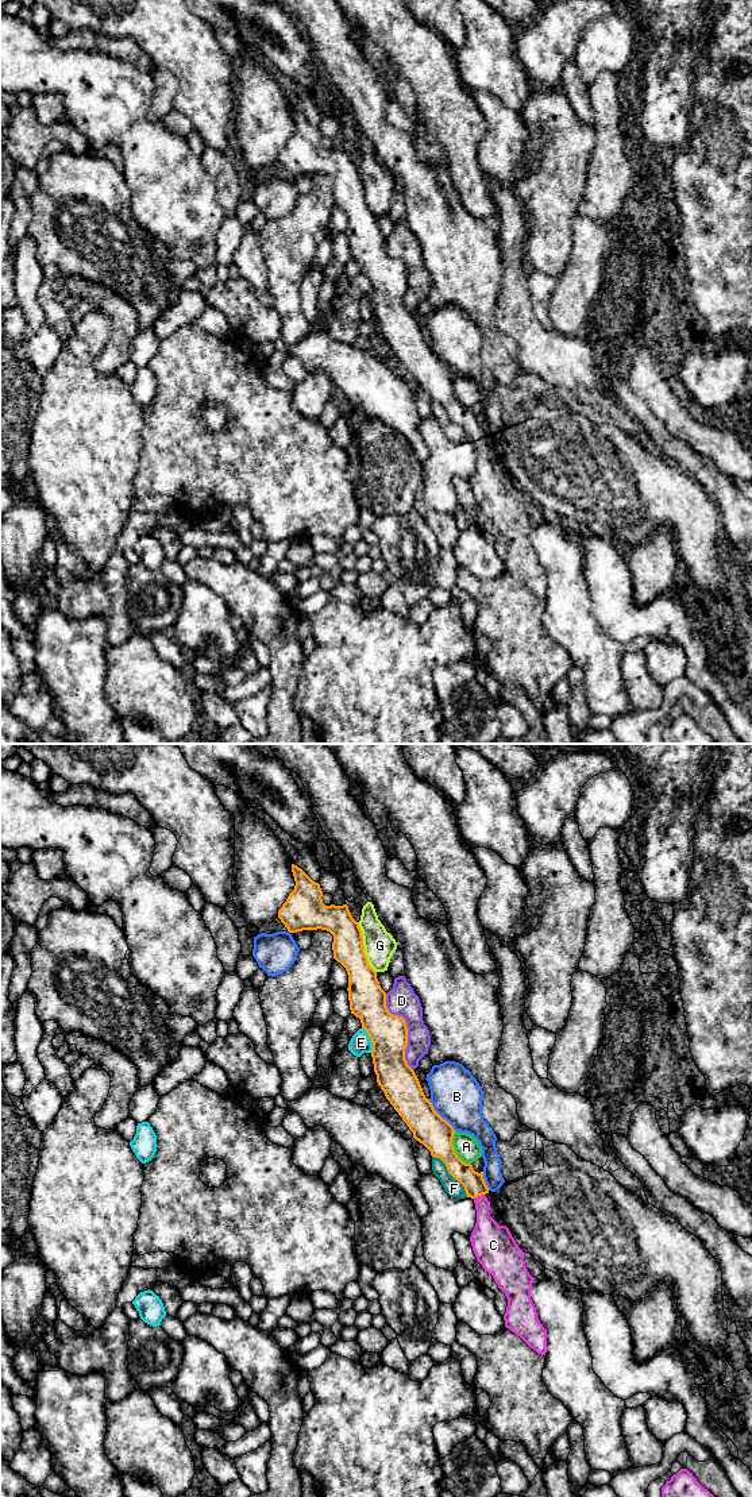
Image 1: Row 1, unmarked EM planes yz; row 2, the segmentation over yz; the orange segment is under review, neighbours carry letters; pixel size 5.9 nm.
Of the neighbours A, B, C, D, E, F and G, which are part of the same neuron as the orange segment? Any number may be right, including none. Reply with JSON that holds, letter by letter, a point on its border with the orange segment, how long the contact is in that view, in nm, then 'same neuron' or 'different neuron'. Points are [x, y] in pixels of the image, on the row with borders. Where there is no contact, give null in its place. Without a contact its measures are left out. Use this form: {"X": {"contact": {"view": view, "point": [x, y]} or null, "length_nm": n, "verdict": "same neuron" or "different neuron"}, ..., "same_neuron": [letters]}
{"A": {"contact": {"view": "yz", "point": [454, 1150]}, "length_nm": 220, "verdict": "different neuron"}, "B": {"contact": {"view": "yz", "point": [439, 1115]}, "length_nm": 260, "verdict": "different neuron"}, "C": {"contact": {"view": "yz", "point": [478, 1195]}, "length_nm": 70, "verdict": "same neuron"}, "D": {"contact": {"view": "yz", "point": [407, 1029]}, "length_nm": 480, "verdict": "different neuron"}, "E": {"contact": {"view": "yz", "point": [371, 1040]}, "length_nm": 160, "verdict": "different neuron"}, "F": {"contact": {"view": "yz", "point": [451, 1175]}, "length_nm": 320, "verdict": "different neuron"}, "G": {"contact": {"view": "yz", "point": [363, 948]}, "length_nm": 320, "verdict": "different neuron"}, "same_neuron": ["C"]}

